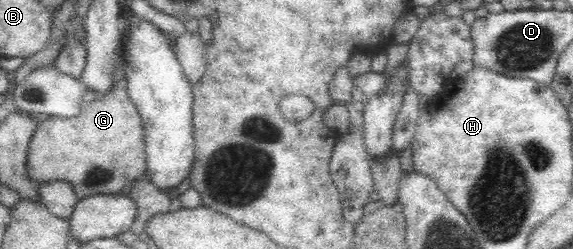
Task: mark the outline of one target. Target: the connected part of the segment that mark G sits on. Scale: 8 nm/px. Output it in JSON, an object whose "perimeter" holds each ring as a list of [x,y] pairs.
{"perimeter":[[[119,42],[117,54],[113,87],[107,93],[98,93],[85,86],[78,116],[49,116],[38,122],[26,160],[28,177],[34,184],[64,180],[72,184],[76,195],[82,199],[121,193],[127,190],[129,183],[142,177],[147,163],[144,129],[140,113],[126,92],[124,43]]]}

